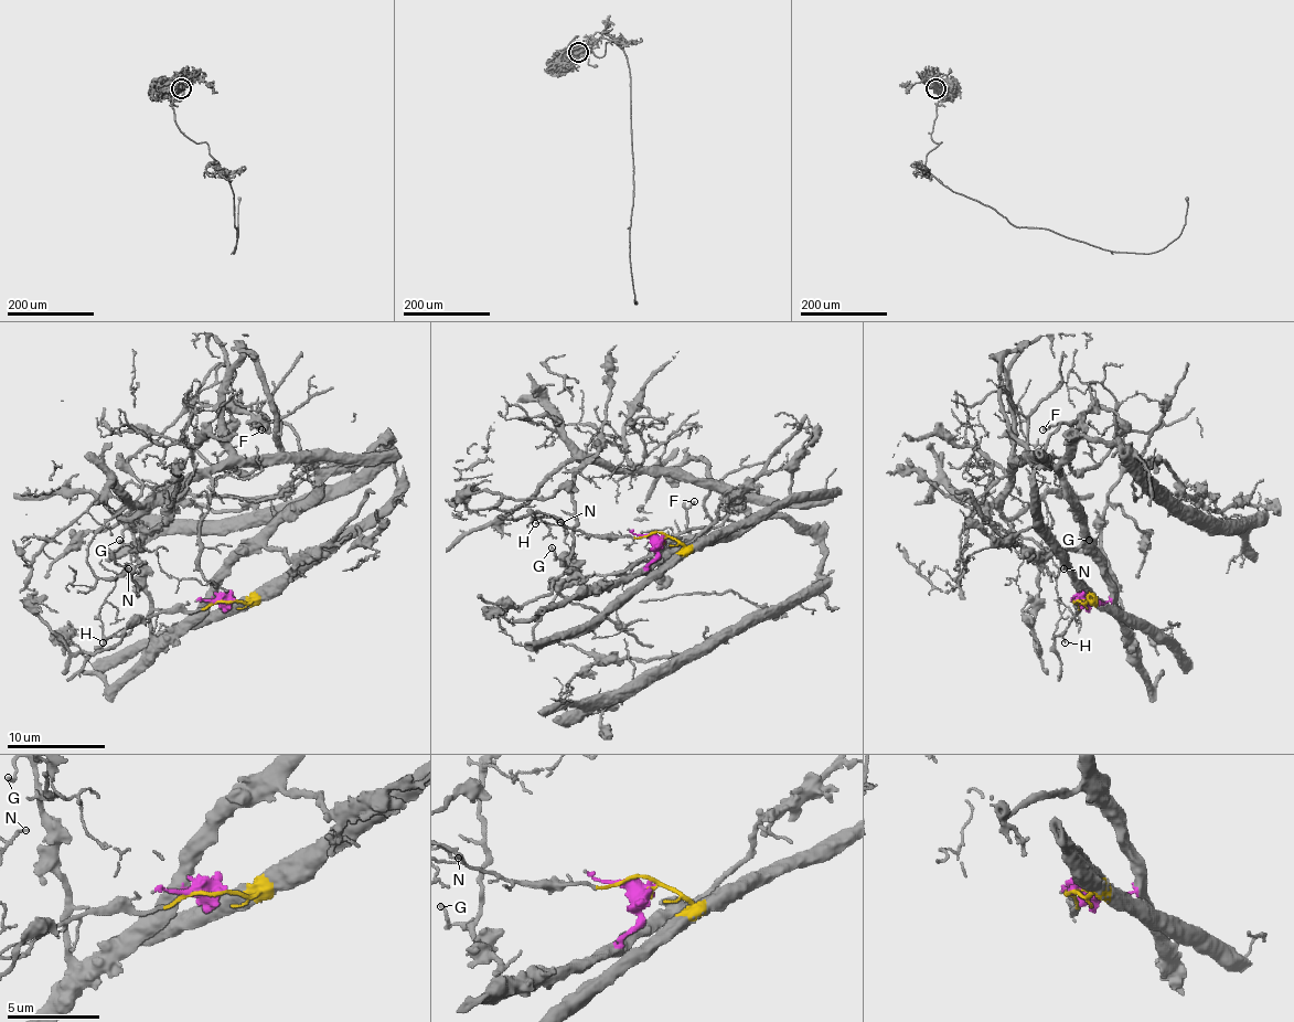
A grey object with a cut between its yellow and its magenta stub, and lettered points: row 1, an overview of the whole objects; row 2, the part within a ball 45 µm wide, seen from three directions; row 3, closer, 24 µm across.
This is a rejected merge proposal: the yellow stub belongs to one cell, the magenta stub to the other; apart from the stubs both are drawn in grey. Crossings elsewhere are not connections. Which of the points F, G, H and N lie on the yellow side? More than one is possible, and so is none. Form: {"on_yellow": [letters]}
{"on_yellow": ["H", "N"]}

